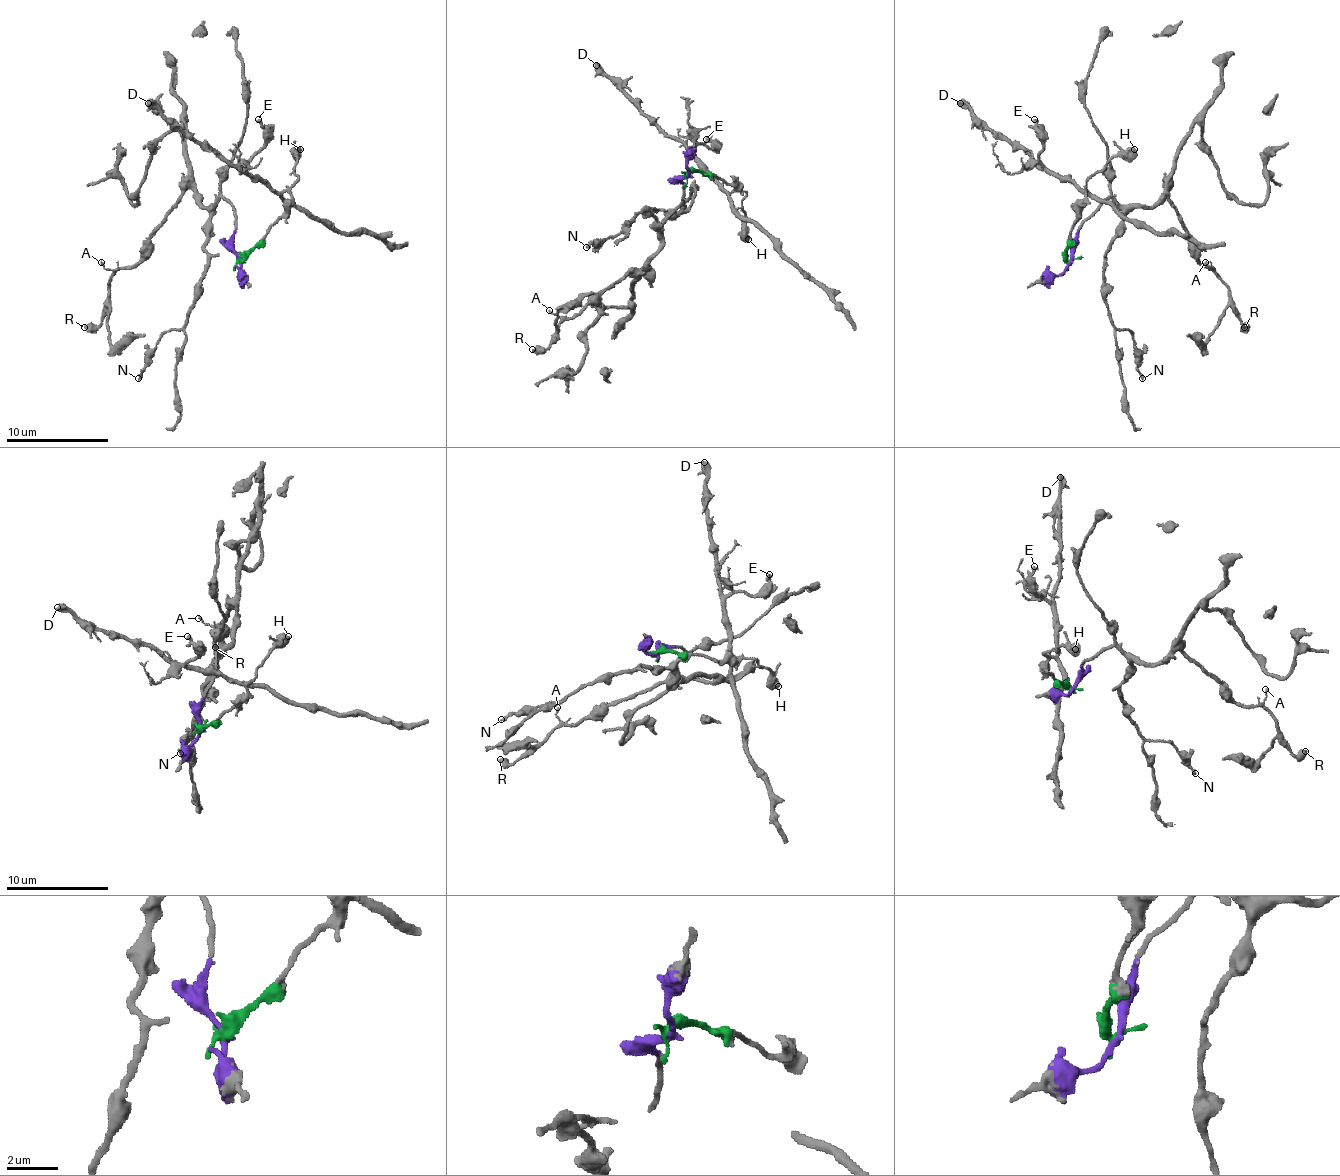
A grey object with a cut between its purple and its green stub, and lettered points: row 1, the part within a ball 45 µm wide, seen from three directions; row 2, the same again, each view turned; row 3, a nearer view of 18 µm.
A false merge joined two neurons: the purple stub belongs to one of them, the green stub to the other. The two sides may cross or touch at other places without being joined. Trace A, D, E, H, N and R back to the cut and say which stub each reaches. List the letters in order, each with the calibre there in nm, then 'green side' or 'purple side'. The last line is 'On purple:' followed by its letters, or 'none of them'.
A: 130 nm thick; purple side
D: 320 nm thick; green side
E: 170 nm thick; green side
H: 600 nm thick; green side
N: 180 nm thick; purple side
R: 550 nm thick; purple side
On purple: A, N, R

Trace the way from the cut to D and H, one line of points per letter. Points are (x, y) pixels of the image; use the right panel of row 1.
D: (1071, 262), (1066, 256), (1069, 233), (1087, 193), (1069, 180), (1048, 175), (1023, 149), (995, 136), (959, 103)
H: (1071, 262), (1066, 256), (1069, 233), (1082, 210), (1087, 182), (1110, 159), (1127, 157), (1135, 149)

